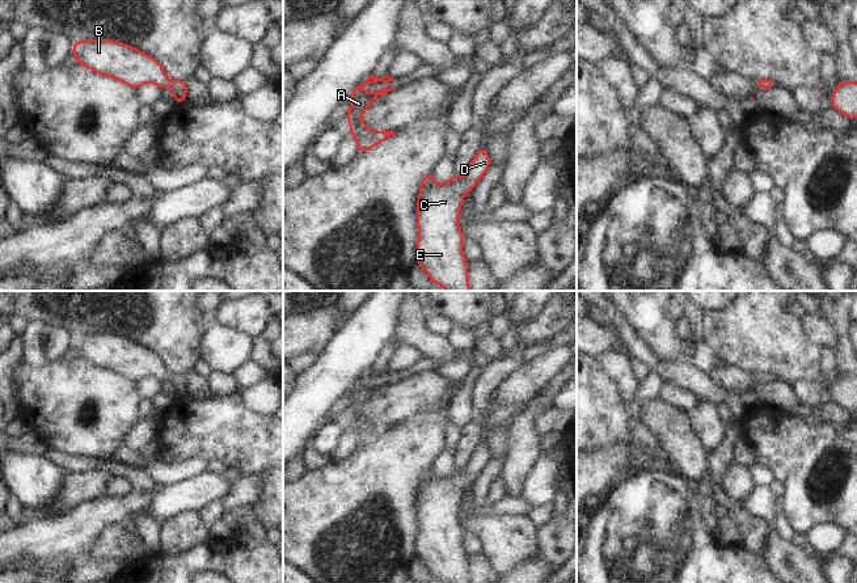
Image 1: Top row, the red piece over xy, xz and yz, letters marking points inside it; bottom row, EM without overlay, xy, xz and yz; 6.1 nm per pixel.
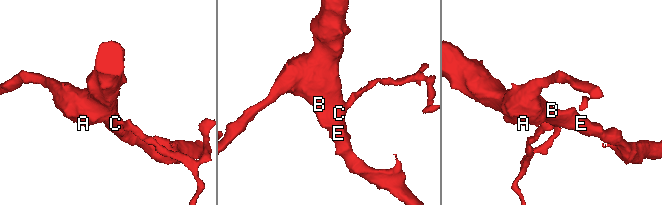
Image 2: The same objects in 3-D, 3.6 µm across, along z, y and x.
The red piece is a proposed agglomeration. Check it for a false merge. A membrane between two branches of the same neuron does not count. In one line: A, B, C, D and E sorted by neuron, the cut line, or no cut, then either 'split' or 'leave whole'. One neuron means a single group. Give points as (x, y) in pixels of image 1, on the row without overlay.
A B C D E | no cut | leave whole

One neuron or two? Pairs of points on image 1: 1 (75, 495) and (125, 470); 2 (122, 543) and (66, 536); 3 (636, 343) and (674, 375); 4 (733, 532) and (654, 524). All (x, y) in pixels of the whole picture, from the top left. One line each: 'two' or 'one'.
1: two
2: two
3: one
4: two

